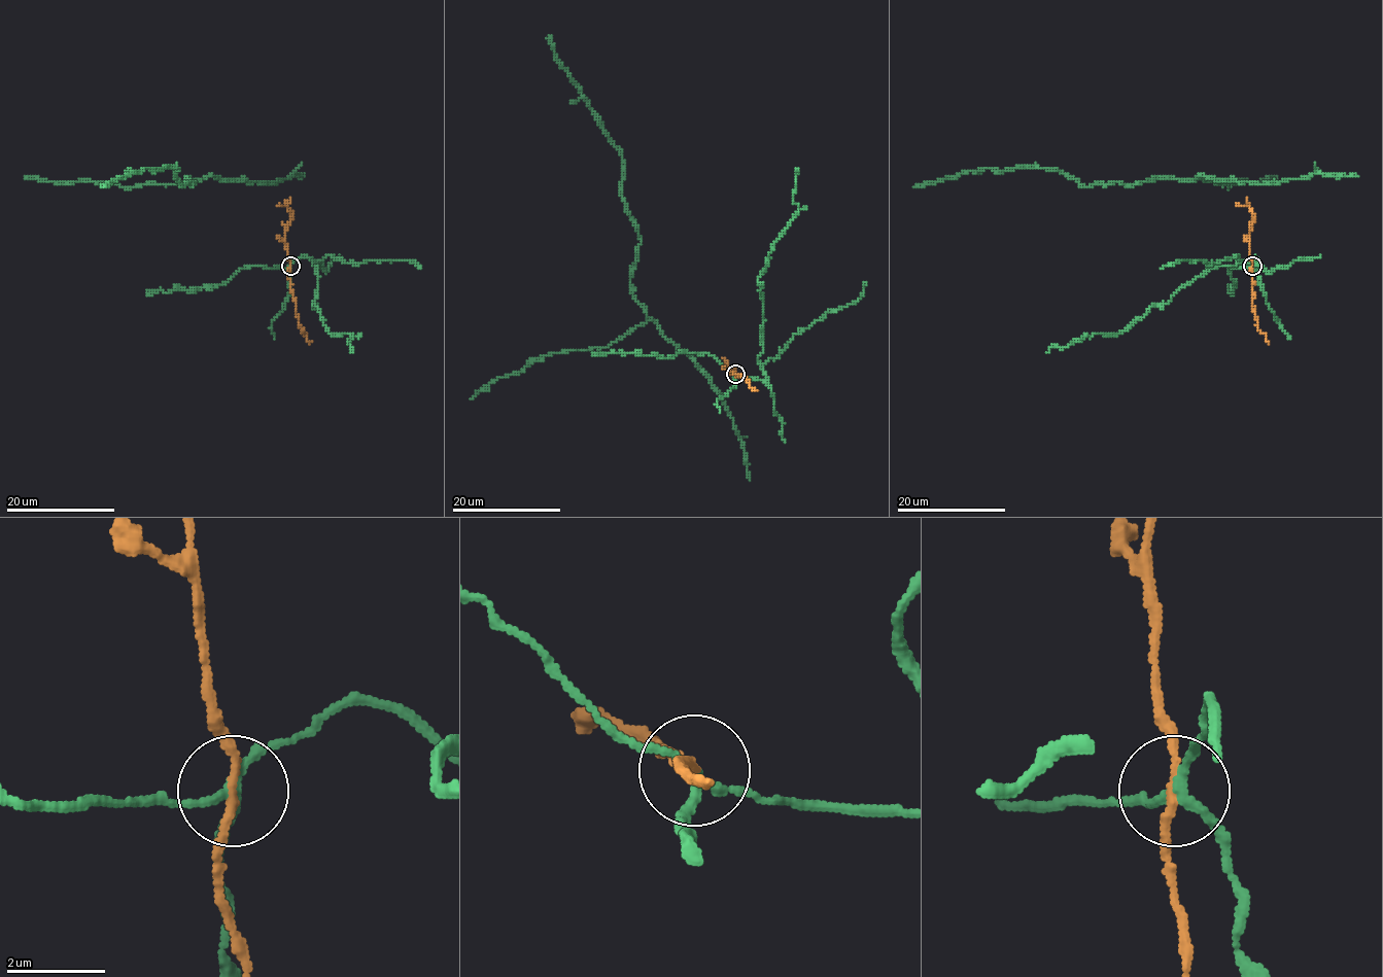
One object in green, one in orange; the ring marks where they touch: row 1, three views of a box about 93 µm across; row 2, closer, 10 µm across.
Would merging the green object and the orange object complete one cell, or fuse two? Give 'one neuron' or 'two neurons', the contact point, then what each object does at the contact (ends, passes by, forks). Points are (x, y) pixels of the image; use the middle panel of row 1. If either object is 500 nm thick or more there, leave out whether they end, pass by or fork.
two neurons; place (735, 374); green forks; orange passes by

